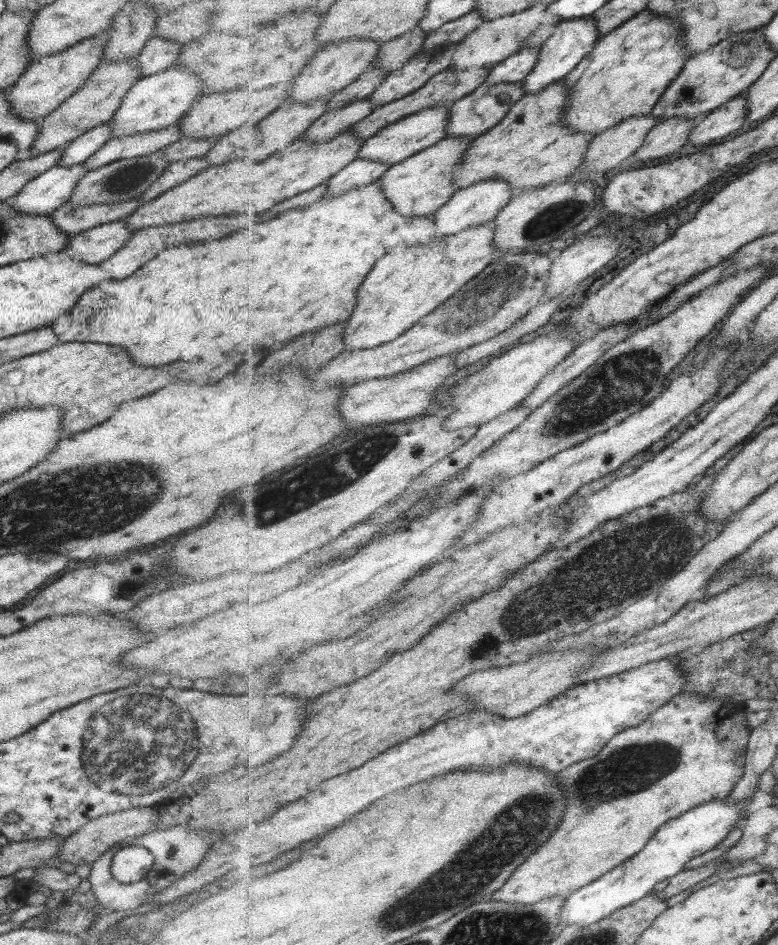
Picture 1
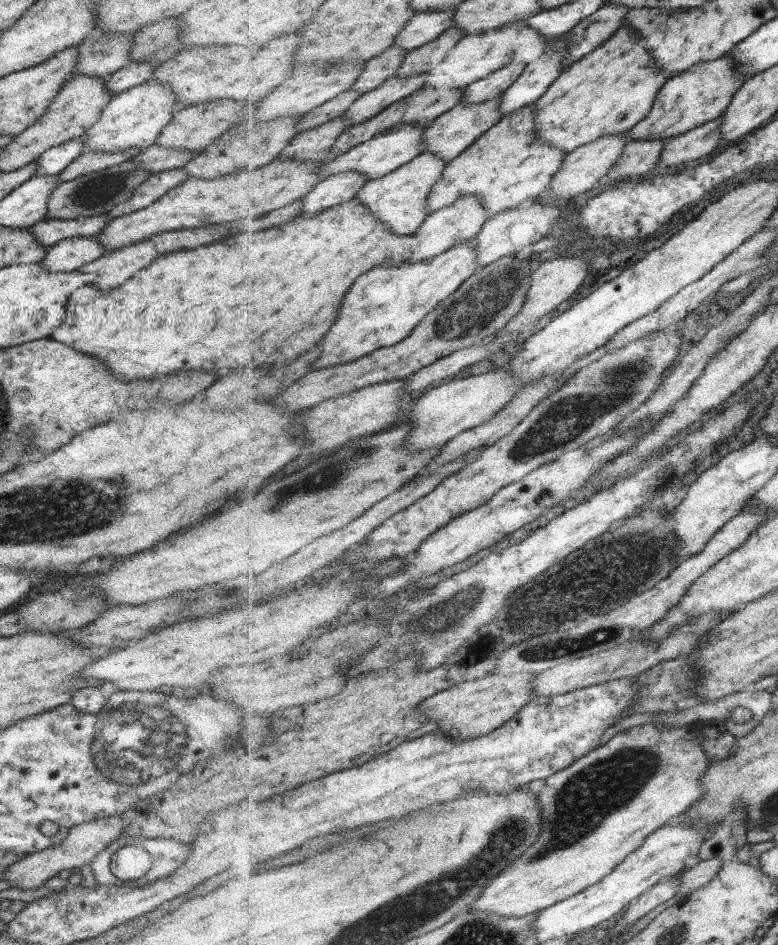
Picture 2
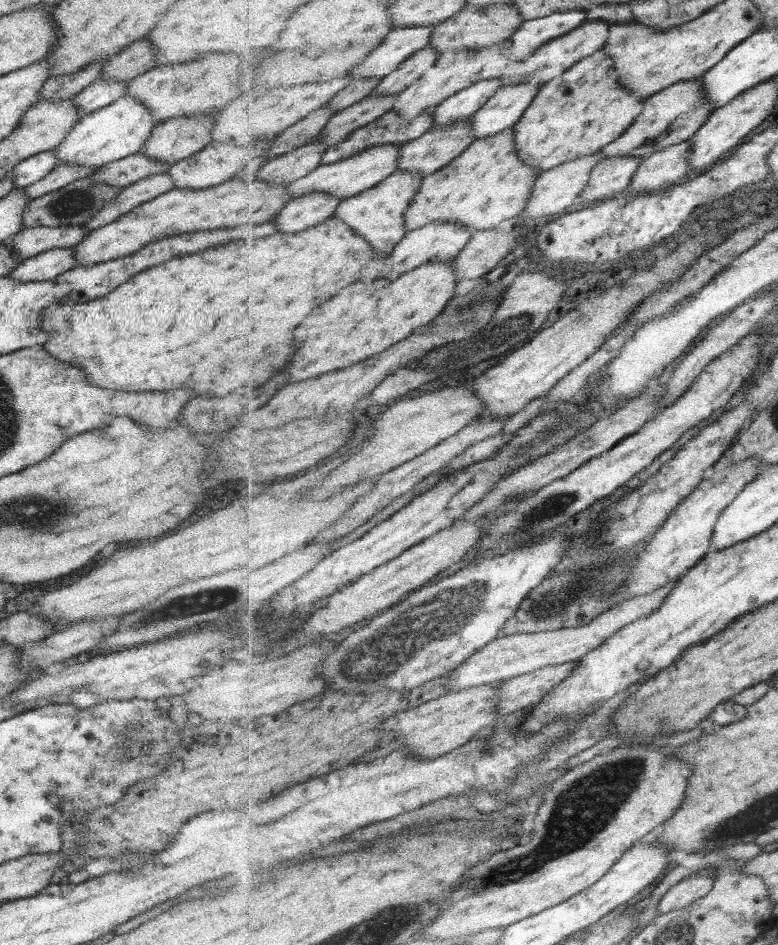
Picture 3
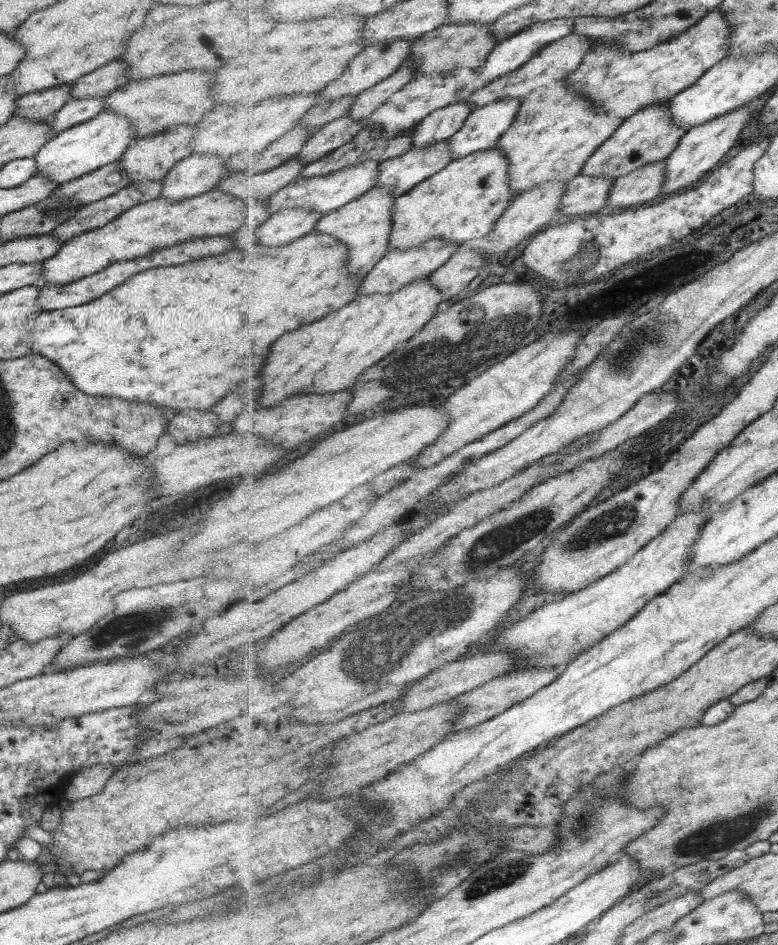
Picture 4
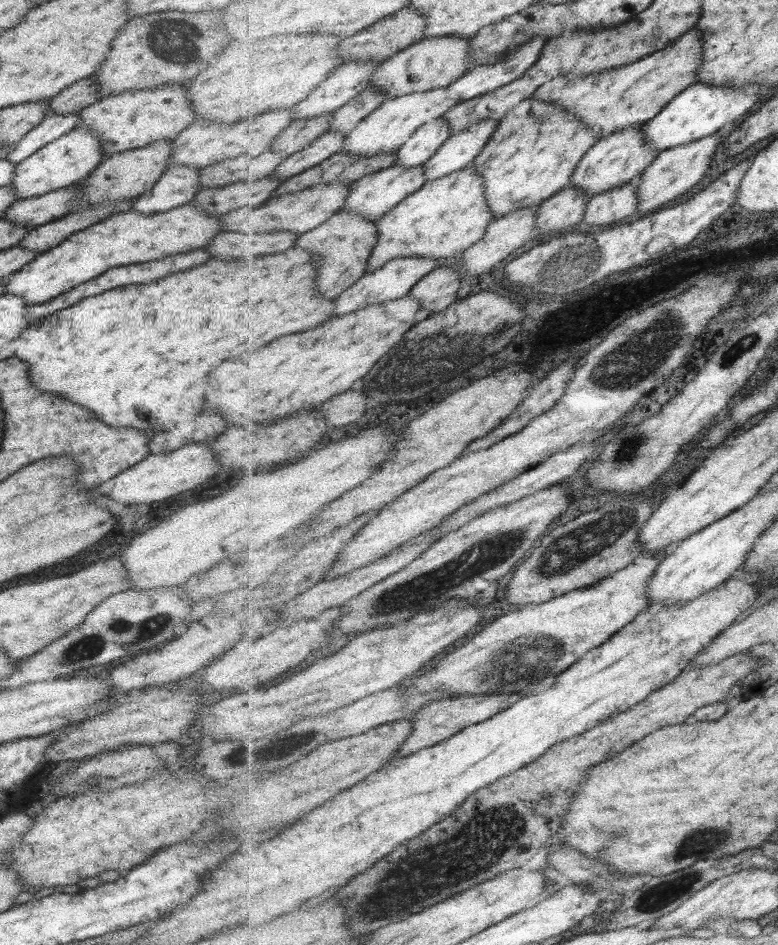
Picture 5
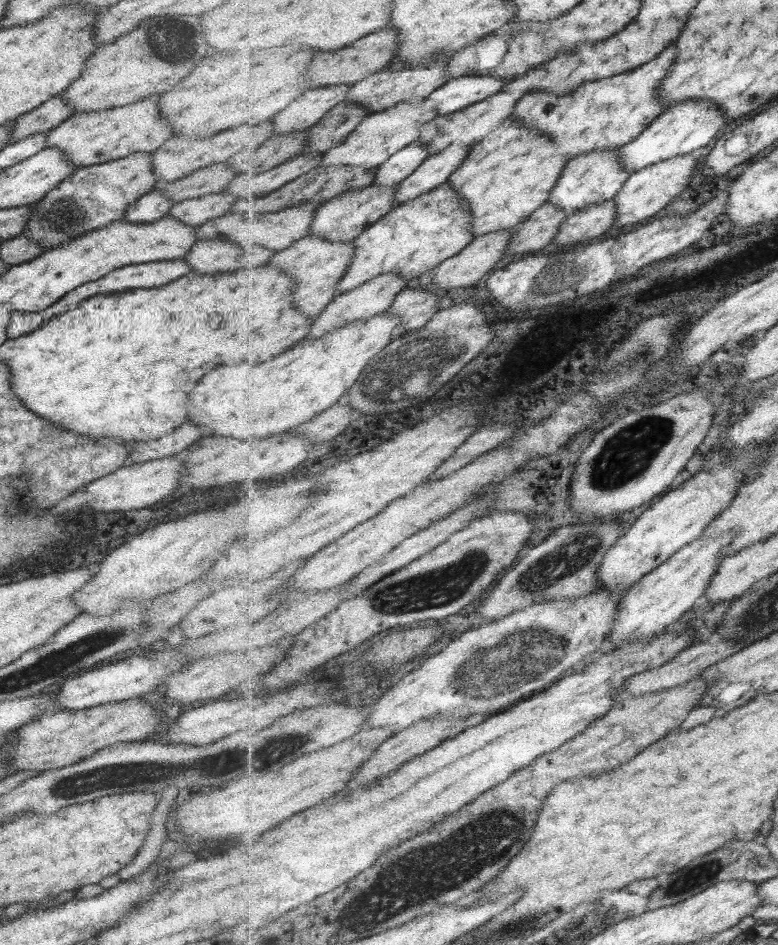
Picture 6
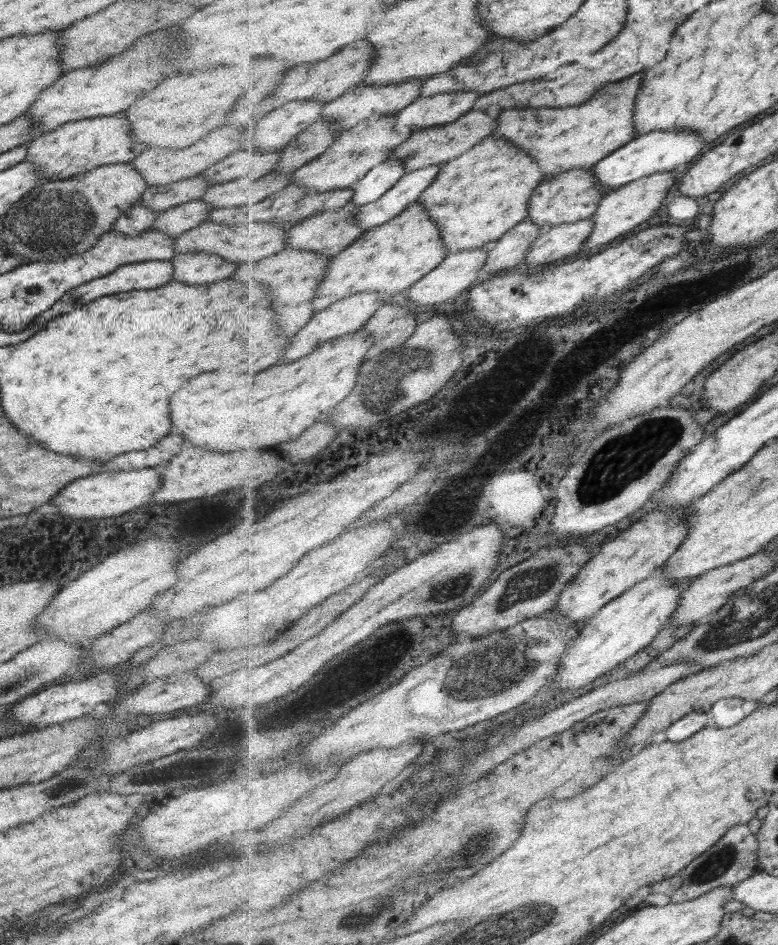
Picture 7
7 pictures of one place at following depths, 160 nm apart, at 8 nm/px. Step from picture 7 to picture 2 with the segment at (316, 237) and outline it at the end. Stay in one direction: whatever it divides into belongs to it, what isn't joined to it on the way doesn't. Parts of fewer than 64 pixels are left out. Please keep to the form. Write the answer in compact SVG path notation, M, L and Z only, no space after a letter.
M503 95L487 100L483 104L463 104L454 106L433 121L423 132L424 152L433 153L441 157L446 163L455 160L461 153L465 153L480 137L502 120L501 106Z

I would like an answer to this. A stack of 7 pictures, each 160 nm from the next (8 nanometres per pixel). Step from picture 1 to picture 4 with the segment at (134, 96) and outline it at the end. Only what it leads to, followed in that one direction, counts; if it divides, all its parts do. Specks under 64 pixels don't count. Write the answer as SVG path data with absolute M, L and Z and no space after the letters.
M101 110L93 118L60 131L57 135L52 136L37 154L34 154L35 175L43 175L48 181L53 181L59 186L97 170L99 167L116 162L132 141L129 126L132 124L127 117L115 111Z

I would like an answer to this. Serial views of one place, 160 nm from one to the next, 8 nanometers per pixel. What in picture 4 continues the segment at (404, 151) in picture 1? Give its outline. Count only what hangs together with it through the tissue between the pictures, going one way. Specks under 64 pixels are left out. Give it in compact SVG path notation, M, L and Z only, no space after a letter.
M365 161L325 176L299 177L271 196L267 200L267 207L271 215L277 213L278 210L290 208L307 209L320 212L322 216L326 215L358 200L360 196L375 188L379 178L379 165L377 161Z

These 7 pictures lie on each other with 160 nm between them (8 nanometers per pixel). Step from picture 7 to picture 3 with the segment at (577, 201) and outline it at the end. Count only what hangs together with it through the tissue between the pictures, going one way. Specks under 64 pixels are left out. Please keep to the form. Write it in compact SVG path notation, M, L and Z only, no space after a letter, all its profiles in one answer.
M693 79L691 82L677 82L669 86L663 92L659 92L647 99L643 105L643 112L635 119L634 124L618 140L611 145L603 147L599 153L602 158L633 156L649 158L651 154L667 146L675 146L681 142L687 142L707 122L716 108L705 98L703 82L701 79Z

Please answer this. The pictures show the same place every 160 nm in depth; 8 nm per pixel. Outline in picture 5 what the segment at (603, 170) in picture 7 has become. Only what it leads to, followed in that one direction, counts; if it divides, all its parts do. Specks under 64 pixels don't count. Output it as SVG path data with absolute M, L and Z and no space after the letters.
M759 84L745 86L741 90L737 90L735 87L727 88L727 86L690 85L653 121L647 121L643 126L647 146L661 152L675 146L687 145L689 142L697 142L701 138L711 137L713 134L725 134L727 130L731 130L732 122L748 116L747 112L760 99L759 94L761 94Z

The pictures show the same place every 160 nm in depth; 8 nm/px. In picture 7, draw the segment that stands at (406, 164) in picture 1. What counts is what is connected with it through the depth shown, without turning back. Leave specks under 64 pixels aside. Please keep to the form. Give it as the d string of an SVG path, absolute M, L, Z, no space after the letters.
M286 247L284 251L255 264L238 263L239 268L231 278L237 282L261 282L261 284L265 284L275 298L273 300L275 314L281 316L281 318L277 318L279 328L283 324L281 332L287 336L295 336L297 332L301 332L307 326L307 322L316 313L314 311L314 298L318 293L319 285L326 277L330 259L331 257L308 250Z

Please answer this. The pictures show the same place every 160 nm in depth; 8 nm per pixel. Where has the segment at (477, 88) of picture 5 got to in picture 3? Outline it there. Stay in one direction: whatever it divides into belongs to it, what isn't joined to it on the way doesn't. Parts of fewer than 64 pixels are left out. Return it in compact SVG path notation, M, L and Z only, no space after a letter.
M567 11L523 21L510 38L514 62L525 61L540 46L566 35L587 20L587 11Z

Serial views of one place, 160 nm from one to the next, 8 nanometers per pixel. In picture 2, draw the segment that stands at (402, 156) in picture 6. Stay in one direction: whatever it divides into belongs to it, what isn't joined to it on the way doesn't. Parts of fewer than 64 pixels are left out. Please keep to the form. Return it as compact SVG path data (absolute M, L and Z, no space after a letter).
M511 63L507 68L501 68L493 72L491 76L473 82L467 86L463 95L463 104L483 104L487 100L493 100L499 95L503 95L517 79L521 77L526 68L525 63Z

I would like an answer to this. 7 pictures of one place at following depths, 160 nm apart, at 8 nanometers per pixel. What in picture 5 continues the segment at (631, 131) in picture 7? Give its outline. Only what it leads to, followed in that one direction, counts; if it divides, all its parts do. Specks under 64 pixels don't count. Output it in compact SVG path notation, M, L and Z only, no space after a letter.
M695 28L679 37L673 45L631 65L577 79L555 78L539 87L531 100L563 106L591 126L599 139L607 138L619 130L635 130L635 127L653 121L679 94L695 84L701 60L704 60L703 34Z

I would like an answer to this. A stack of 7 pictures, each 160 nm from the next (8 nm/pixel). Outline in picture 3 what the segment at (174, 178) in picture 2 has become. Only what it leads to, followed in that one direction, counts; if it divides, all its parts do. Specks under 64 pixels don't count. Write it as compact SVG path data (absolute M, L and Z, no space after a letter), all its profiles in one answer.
M157 173L146 176L124 186L120 193L105 206L101 207L89 220L82 225L87 231L105 226L116 218L127 214L135 208L164 192L174 188L173 179L165 173Z

